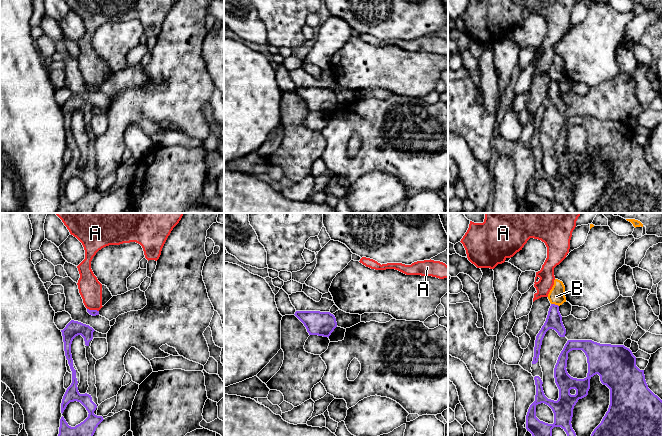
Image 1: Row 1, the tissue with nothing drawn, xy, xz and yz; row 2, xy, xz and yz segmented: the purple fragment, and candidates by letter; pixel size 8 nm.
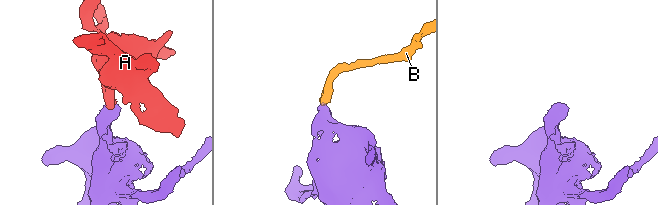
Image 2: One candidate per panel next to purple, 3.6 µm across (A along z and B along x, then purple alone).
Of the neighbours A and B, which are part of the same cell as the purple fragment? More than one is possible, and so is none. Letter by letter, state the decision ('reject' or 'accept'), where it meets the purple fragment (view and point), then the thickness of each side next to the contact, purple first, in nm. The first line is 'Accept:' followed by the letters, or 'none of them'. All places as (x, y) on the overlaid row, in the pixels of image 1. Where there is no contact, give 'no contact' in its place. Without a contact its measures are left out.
Accept: none of them
A: reject; meets purple in xy at (93, 310); 50 nm thick on the purple side, 190 nm on the other
B: reject; meets purple in yz at (554, 304); 130 nm thick on the purple side, 130 nm on the other

